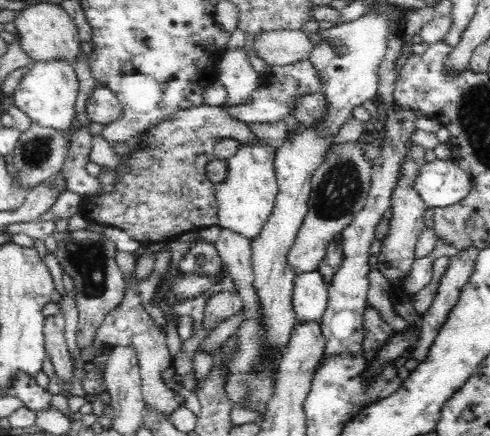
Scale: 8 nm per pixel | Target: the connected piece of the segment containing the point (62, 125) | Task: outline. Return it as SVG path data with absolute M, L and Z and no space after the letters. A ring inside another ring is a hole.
M52 59L46 62L32 61L29 66L30 72L20 80L18 88L14 90L14 94L11 94L15 106L23 110L38 125L69 134L78 126L74 103L79 90L79 82L73 64L60 59Z

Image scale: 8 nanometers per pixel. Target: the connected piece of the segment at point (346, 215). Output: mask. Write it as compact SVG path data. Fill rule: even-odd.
M340 142L325 154L323 163L311 178L309 209L298 229L294 244L287 252L288 266L294 274L302 274L319 268L327 251L327 246L338 232L342 232L353 216L366 204L371 187L372 163L366 159L362 142Z

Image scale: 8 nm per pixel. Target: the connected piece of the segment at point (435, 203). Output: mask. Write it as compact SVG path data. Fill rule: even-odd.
M451 158L435 159L422 165L412 187L427 207L449 207L470 192L471 174L462 170Z

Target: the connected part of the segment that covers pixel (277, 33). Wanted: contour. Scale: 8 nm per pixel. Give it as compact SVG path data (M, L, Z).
M272 30L254 36L256 54L271 67L306 60L314 47L304 30Z

